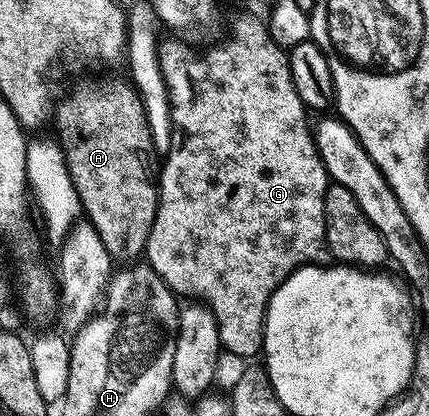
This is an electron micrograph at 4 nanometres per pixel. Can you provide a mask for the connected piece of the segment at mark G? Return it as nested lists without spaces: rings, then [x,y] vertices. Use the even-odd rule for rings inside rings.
[[[241,17],[237,21],[237,39],[231,45],[223,45],[219,49],[213,49],[206,57],[197,58],[191,50],[185,45],[177,45],[174,49],[162,48],[160,50],[160,61],[162,75],[165,77],[166,87],[169,88],[169,102],[172,105],[172,124],[173,124],[173,142],[171,143],[170,153],[164,158],[165,166],[159,169],[159,192],[157,195],[157,210],[155,211],[155,223],[151,227],[151,235],[145,244],[144,260],[159,275],[159,279],[163,279],[163,283],[168,287],[174,295],[180,295],[185,299],[200,299],[208,304],[209,309],[215,315],[217,326],[219,327],[219,339],[221,340],[222,350],[226,354],[234,353],[237,357],[253,357],[262,352],[265,347],[265,316],[267,315],[267,307],[271,295],[275,295],[277,288],[287,280],[296,269],[301,269],[305,265],[320,265],[330,260],[331,254],[325,243],[325,192],[329,190],[331,178],[326,173],[321,156],[317,154],[317,144],[313,142],[311,132],[310,114],[307,112],[307,106],[299,99],[299,91],[295,91],[295,83],[291,75],[291,67],[289,66],[289,55],[286,50],[275,43],[275,39],[269,34],[269,26],[264,20],[256,21],[253,17]]]

